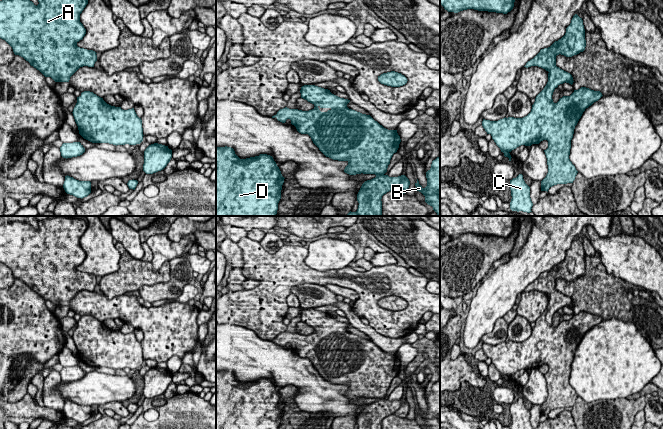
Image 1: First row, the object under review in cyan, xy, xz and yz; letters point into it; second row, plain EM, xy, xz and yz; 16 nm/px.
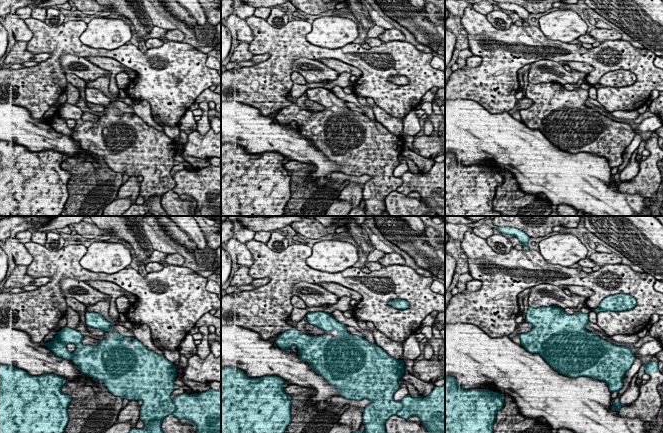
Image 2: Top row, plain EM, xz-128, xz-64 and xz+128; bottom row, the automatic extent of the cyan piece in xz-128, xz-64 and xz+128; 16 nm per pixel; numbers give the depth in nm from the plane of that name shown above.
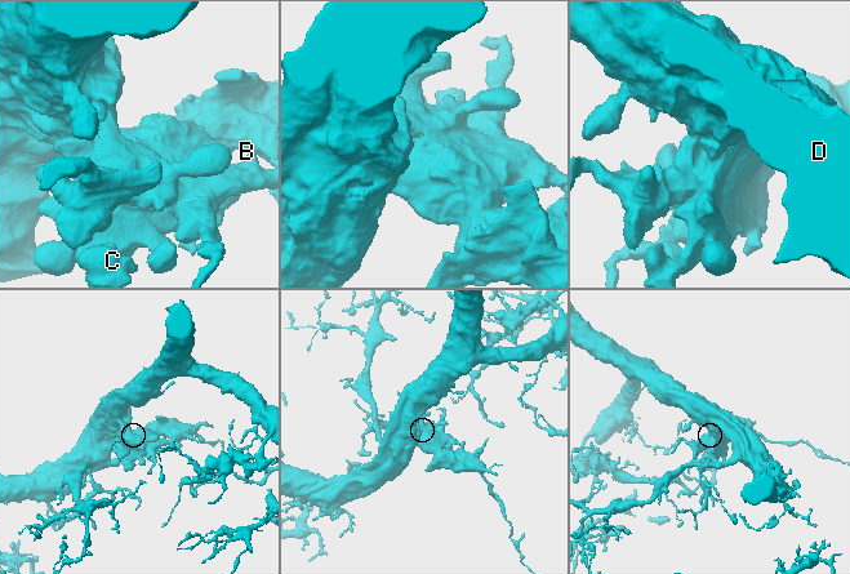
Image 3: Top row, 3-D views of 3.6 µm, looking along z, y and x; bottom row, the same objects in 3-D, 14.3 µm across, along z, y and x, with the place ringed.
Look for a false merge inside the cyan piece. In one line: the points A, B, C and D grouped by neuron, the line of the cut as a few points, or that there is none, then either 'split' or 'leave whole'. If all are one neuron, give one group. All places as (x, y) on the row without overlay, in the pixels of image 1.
groups A B C D; cut none; leave whole

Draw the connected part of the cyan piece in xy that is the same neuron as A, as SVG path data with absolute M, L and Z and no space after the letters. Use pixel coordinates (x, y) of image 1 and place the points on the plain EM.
M56 216L38 221L38 226L36 230L29 223L20 221L0 225L0 262L12 271L15 279L23 281L45 301L51 301L55 306L69 306L70 301L80 291L94 291L97 285L95 275L77 270L86 258L86 253L80 246L80 238L88 228L88 224L80 219Z

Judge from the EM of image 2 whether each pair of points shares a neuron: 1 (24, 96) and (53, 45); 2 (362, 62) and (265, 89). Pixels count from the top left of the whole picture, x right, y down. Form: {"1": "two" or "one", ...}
{"1": "one", "2": "one"}

